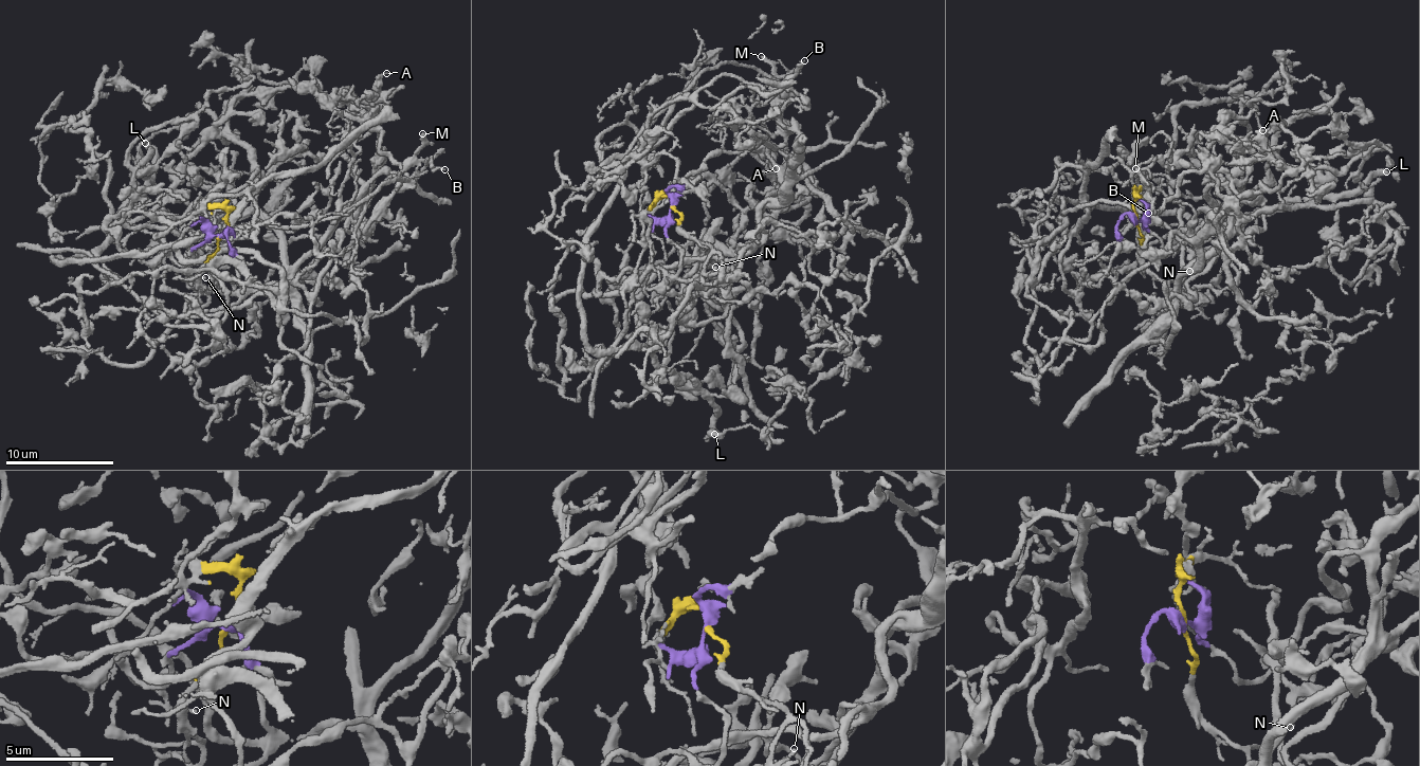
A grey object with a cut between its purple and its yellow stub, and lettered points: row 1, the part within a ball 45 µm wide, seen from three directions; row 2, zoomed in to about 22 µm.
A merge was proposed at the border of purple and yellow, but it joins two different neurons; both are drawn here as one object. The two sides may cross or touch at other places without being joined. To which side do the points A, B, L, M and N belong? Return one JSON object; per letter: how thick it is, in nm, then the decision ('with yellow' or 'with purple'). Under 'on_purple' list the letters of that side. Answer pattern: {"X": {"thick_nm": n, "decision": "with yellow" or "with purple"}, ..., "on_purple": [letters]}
{"A": {"thick_nm": 240, "decision": "with purple"}, "B": {"thick_nm": 140, "decision": "with yellow"}, "L": {"thick_nm": 440, "decision": "with yellow"}, "M": {"thick_nm": 240, "decision": "with yellow"}, "N": {"thick_nm": 110, "decision": "with purple"}, "on_purple": ["A", "N"]}

